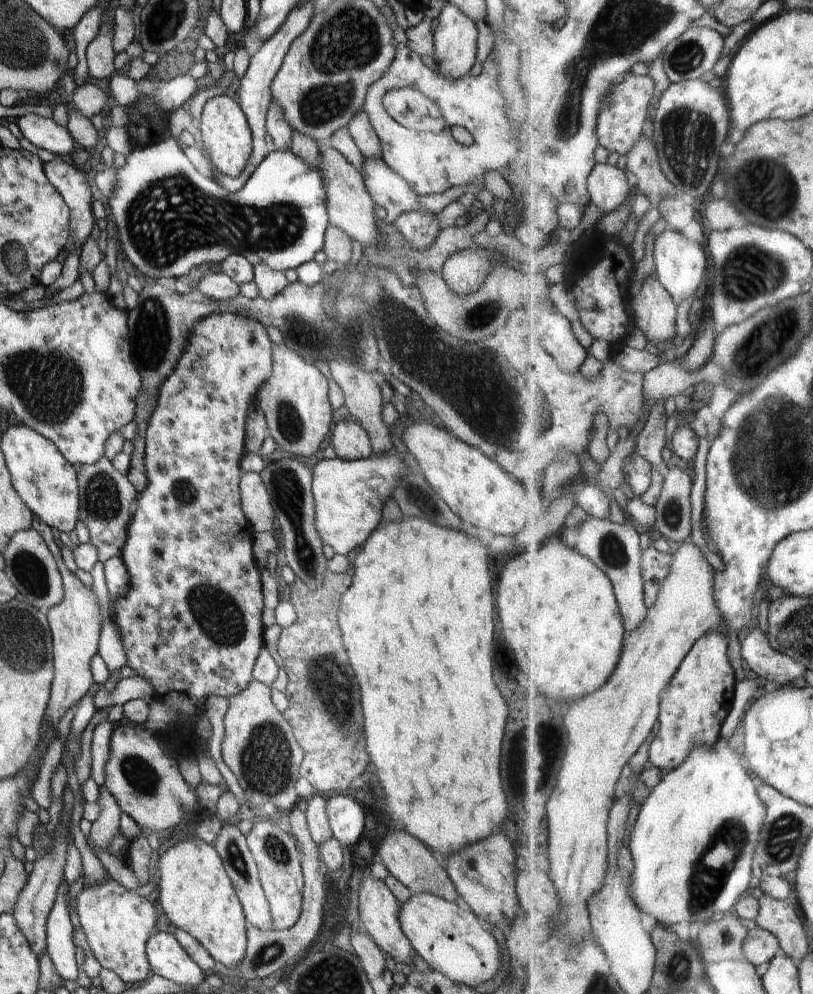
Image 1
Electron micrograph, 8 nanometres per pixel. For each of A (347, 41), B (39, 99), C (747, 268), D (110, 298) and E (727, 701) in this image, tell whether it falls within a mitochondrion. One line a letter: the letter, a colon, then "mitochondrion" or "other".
A: mitochondrion
B: other
C: mitochondrion
D: other
E: other

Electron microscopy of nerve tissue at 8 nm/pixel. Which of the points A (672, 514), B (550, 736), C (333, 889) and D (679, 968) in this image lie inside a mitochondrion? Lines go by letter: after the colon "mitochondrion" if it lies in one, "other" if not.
A: mitochondrion
B: other
C: other
D: mitochondrion

